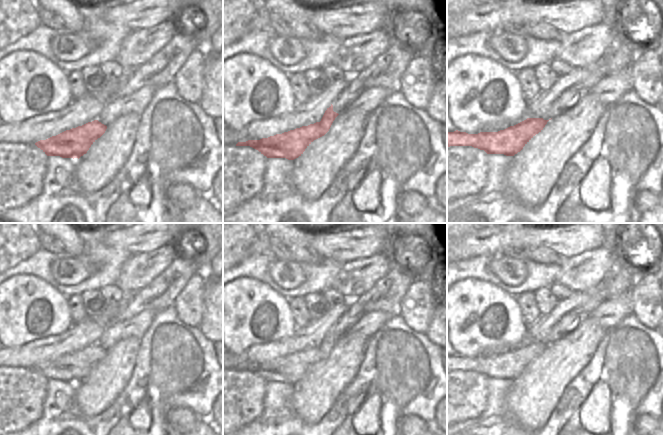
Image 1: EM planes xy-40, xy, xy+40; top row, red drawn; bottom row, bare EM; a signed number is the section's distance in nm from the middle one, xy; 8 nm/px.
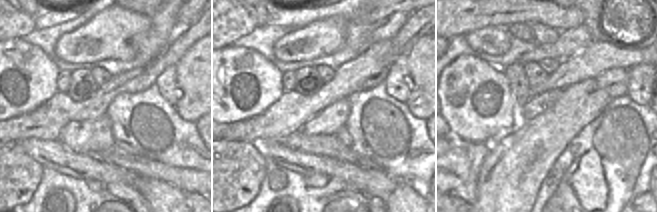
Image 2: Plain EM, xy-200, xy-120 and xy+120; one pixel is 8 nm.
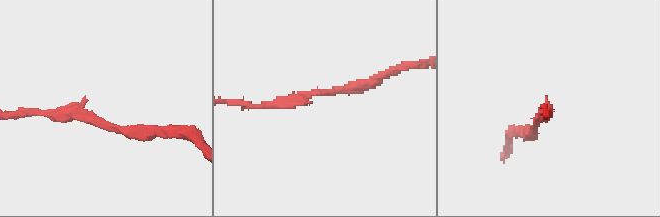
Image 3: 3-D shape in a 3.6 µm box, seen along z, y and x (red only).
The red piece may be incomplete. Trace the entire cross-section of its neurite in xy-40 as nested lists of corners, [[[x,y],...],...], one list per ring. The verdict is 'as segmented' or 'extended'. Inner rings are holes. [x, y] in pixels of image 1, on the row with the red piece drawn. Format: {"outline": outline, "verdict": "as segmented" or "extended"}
{"outline": [[[94,120],[46,140],[40,140],[35,145],[47,156],[79,159],[105,133],[106,129],[106,125]]], "verdict": "as segmented"}

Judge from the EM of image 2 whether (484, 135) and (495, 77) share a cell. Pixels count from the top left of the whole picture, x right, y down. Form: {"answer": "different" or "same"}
{"answer": "same"}

